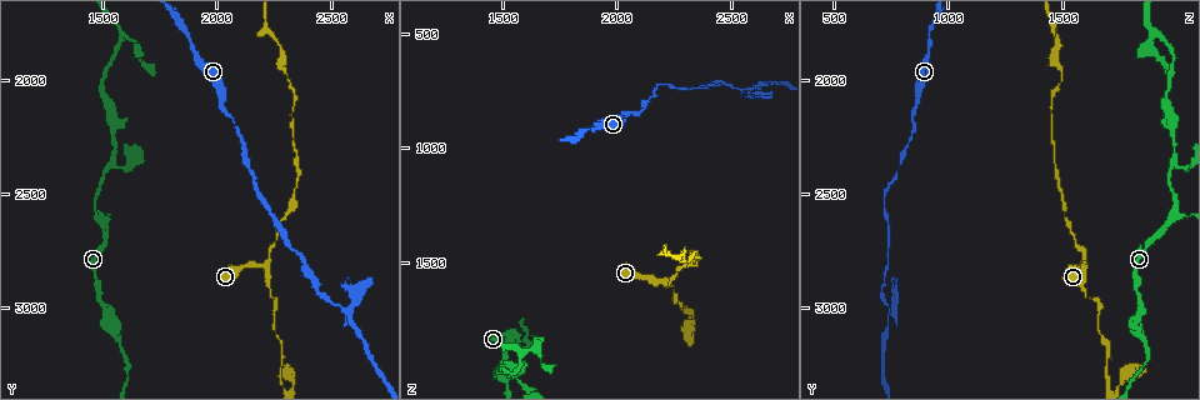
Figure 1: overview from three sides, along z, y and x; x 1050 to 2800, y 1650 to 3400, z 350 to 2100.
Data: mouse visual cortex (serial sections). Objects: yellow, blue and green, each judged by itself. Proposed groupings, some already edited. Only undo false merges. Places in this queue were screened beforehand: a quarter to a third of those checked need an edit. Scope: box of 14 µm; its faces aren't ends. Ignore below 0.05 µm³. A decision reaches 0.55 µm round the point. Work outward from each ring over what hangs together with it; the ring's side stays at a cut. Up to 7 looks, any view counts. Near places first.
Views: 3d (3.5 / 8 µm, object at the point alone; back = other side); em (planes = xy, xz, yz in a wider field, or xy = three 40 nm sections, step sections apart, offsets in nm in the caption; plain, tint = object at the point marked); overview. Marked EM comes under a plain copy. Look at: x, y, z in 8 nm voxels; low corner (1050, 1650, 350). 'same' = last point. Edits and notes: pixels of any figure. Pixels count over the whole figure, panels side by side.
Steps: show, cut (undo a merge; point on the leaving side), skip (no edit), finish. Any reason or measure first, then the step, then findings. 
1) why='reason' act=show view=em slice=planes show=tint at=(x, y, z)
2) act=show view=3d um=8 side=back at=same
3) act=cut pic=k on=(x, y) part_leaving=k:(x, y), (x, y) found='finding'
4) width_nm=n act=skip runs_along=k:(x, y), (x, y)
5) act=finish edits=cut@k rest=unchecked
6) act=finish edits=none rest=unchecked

why='three-way junction' act=show view=3d um=3.5 side=back at=(1490, 2630, 1960)

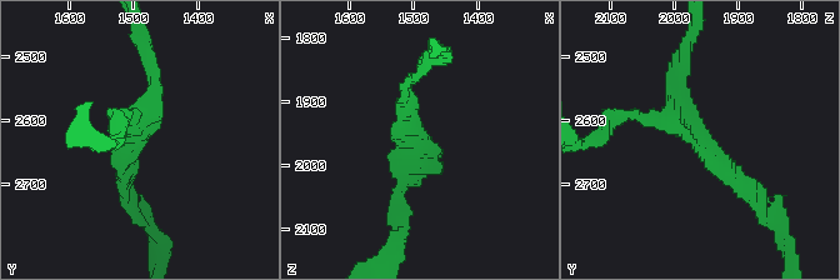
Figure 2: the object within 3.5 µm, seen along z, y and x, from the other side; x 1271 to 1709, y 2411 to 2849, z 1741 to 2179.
arms=3 arm_widths_nm=150,200,200 why='need the tissue' act=show view=em slice=xy step=3 show=tint at=(1495, 2630, 1960)

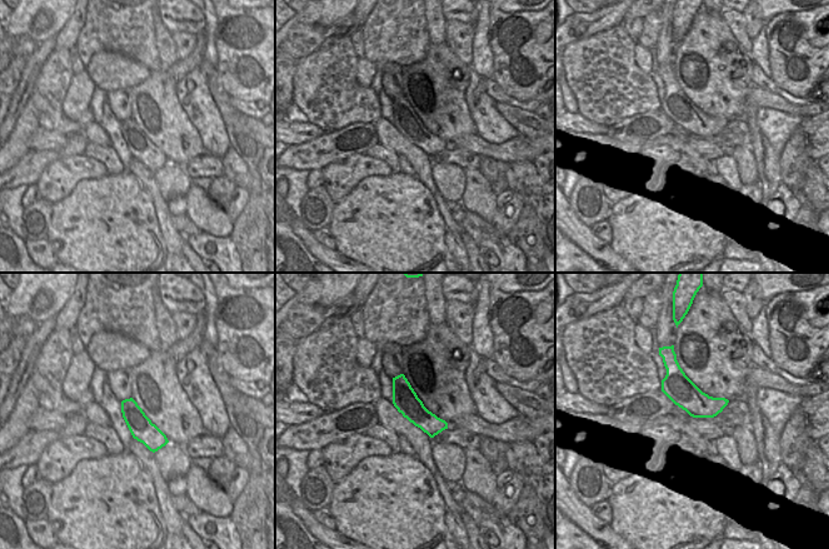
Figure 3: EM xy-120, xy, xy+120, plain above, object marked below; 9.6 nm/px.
act=skip runs_along=2:(755, 198), (673, 105), (681, 75) found='one cell here'

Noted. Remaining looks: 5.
why='calibre changes' act=show view=3d um=3.5 at=(2210, 2820, 1580)

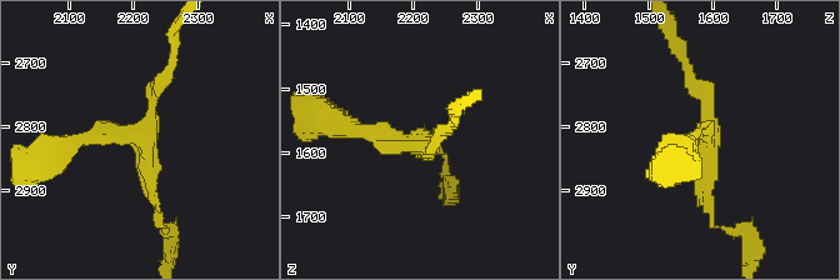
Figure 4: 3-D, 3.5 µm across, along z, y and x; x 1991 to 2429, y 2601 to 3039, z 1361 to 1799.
arms=3 arm_widths_nm=200,200,200 why='now the EM' act=show view=em slice=xy step=1 show=tint at=(2210, 2815, 1585)

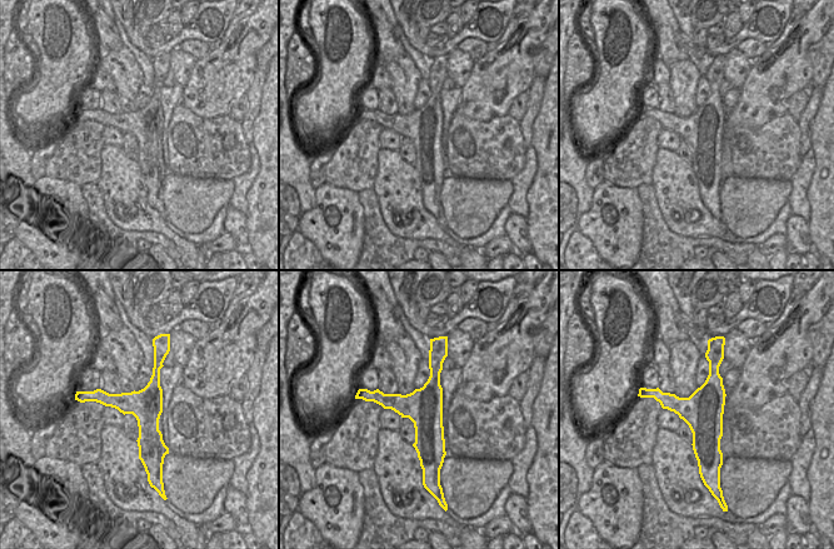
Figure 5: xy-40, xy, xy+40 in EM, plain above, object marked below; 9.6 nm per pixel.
act=skip found='all the same cell'

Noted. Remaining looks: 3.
act=show view=3d um=3.5 at=(2580, 3010, 750)

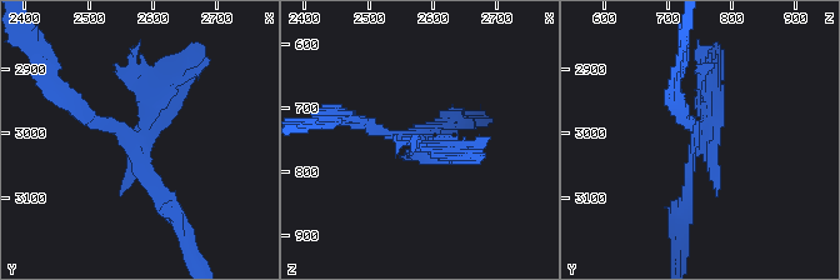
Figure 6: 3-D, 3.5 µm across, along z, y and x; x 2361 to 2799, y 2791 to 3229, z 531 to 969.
why='now the EM' act=show view=em slice=xy step=5 show=tint at=(2570, 3015, 745)

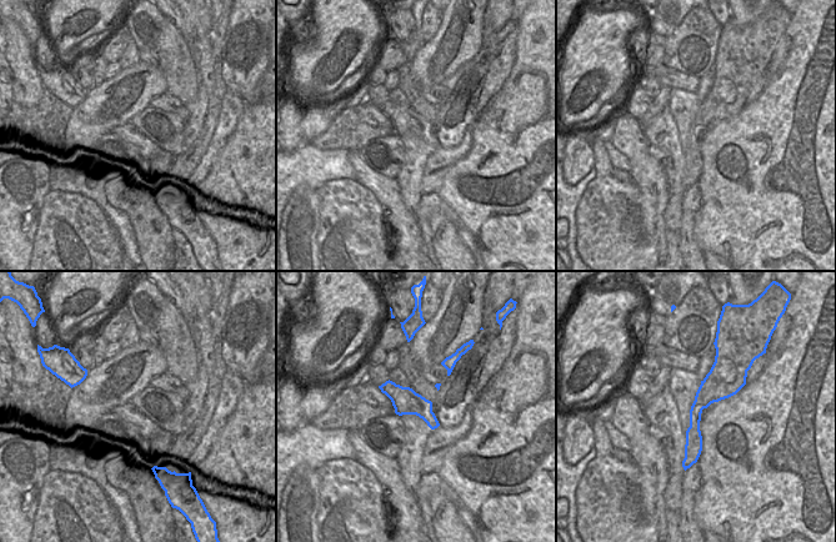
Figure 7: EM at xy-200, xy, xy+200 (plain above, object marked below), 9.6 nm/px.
act=cut pic=6 on=(706, 88) part_leaving=6:(701, 143), (710, 131), (718, 46) found='two cells meet here'

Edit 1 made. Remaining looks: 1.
act=finish edits=cut@6 rest=unchecked

